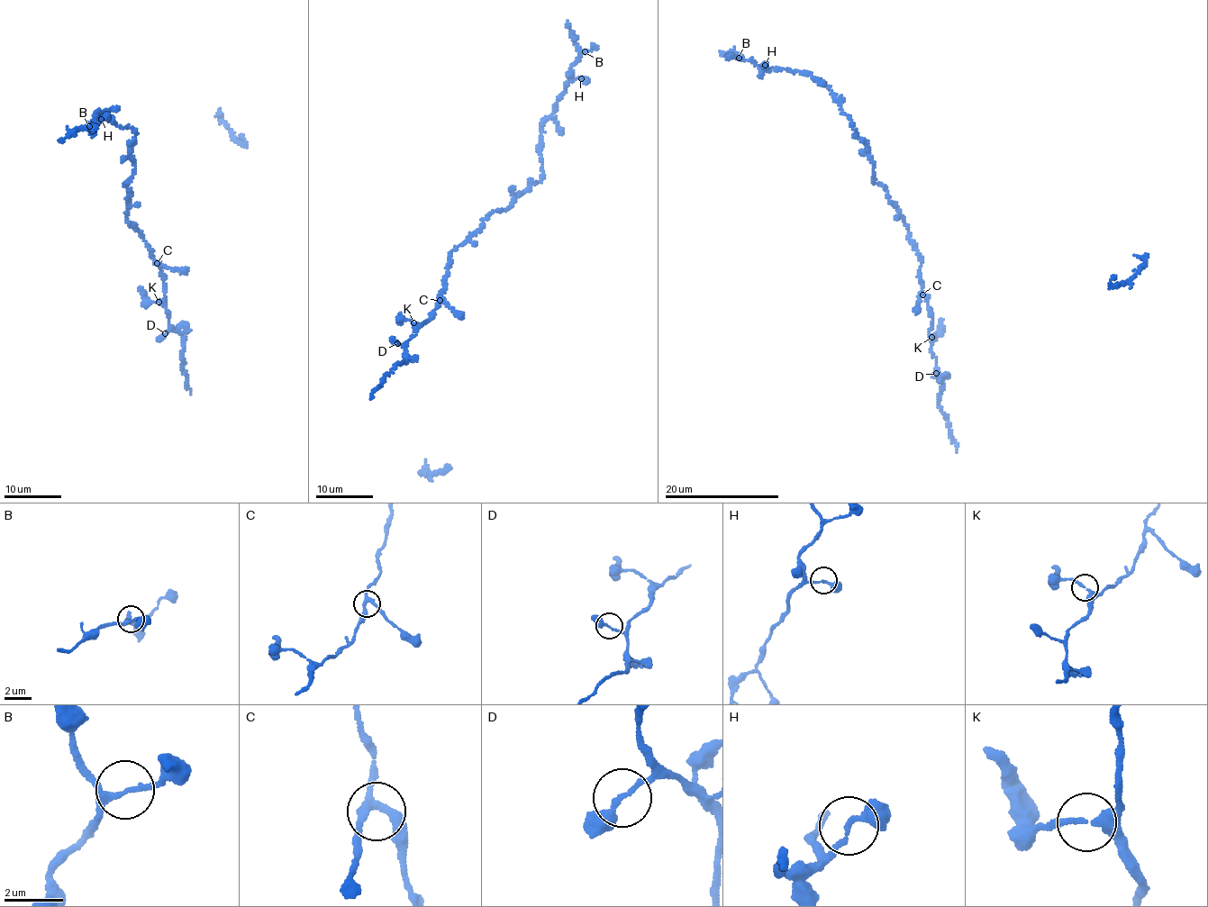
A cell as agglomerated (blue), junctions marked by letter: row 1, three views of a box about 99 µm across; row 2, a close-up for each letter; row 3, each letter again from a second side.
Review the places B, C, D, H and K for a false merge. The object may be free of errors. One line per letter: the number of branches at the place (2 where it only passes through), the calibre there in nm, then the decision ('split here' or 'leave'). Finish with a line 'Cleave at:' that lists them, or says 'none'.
B: branches 3; calibre 170 nm; leave
C: branches 3; calibre 240 nm; leave
D: branches 2; calibre 240 nm; leave
H: branches 2; calibre 280 nm; leave
K: branches 3; calibre 240 nm; leave
Cleave at: none

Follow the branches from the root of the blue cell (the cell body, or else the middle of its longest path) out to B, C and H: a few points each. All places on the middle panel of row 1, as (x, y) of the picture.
B: (451, 252), (480, 230), (487, 215), (507, 208), (515, 196), (541, 180), (542, 124), (585, 51)
C: (451, 252), (443, 282), (445, 287), (438, 294), (440, 300)
H: (451, 252), (480, 230), (487, 215), (507, 208), (515, 196), (541, 180), (542, 124), (566, 85), (581, 78)

